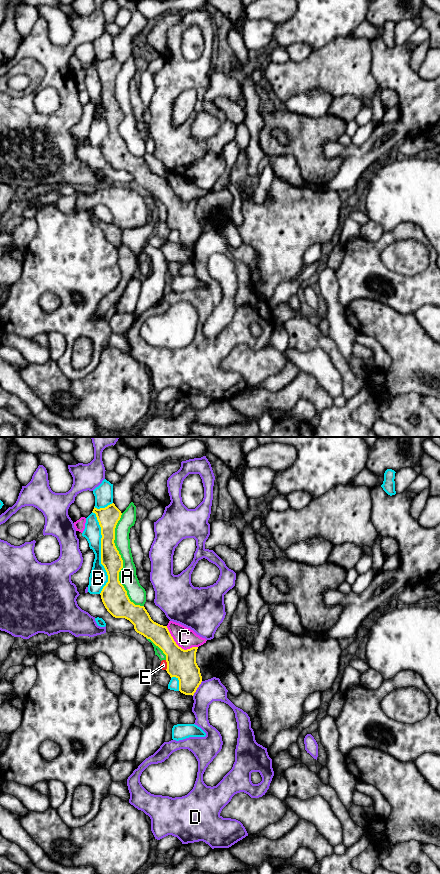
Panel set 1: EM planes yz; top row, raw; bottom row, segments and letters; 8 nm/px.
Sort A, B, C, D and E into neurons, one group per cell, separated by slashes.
A E / B / C / D

